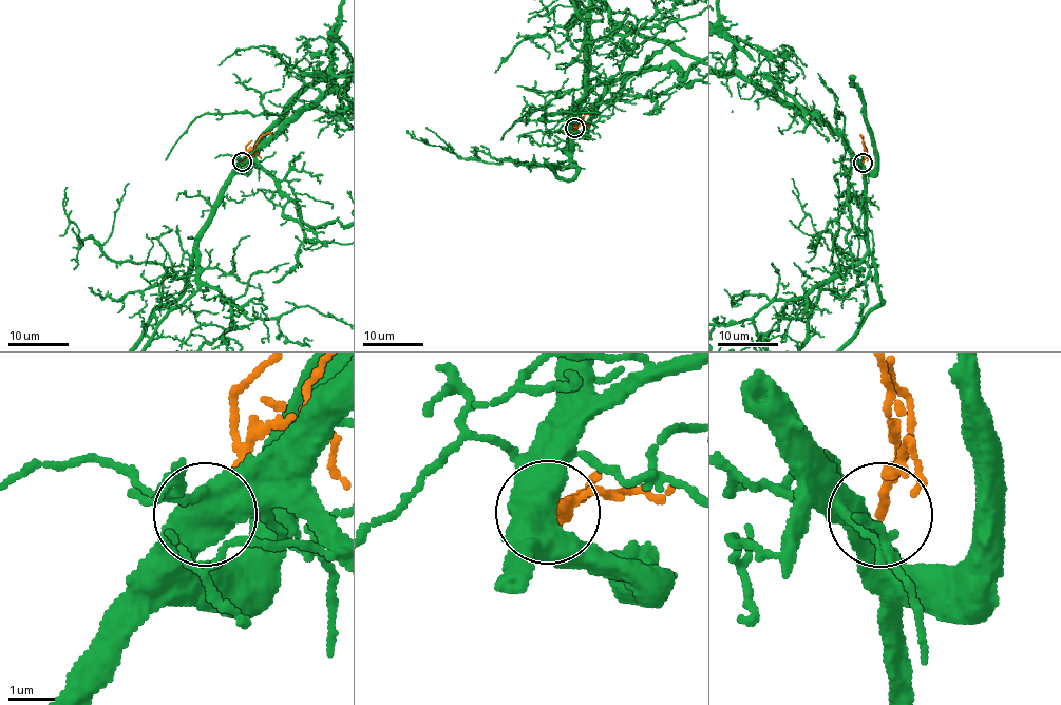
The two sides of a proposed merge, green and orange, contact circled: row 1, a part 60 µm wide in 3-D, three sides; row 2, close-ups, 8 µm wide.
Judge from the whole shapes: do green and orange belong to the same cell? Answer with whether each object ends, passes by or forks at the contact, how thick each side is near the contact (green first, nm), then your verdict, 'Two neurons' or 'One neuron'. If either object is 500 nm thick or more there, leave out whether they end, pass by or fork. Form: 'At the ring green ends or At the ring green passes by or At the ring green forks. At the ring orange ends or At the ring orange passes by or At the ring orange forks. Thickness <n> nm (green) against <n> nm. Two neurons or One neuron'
Thickness 550 nm (green) against 160 nm. One neuron

